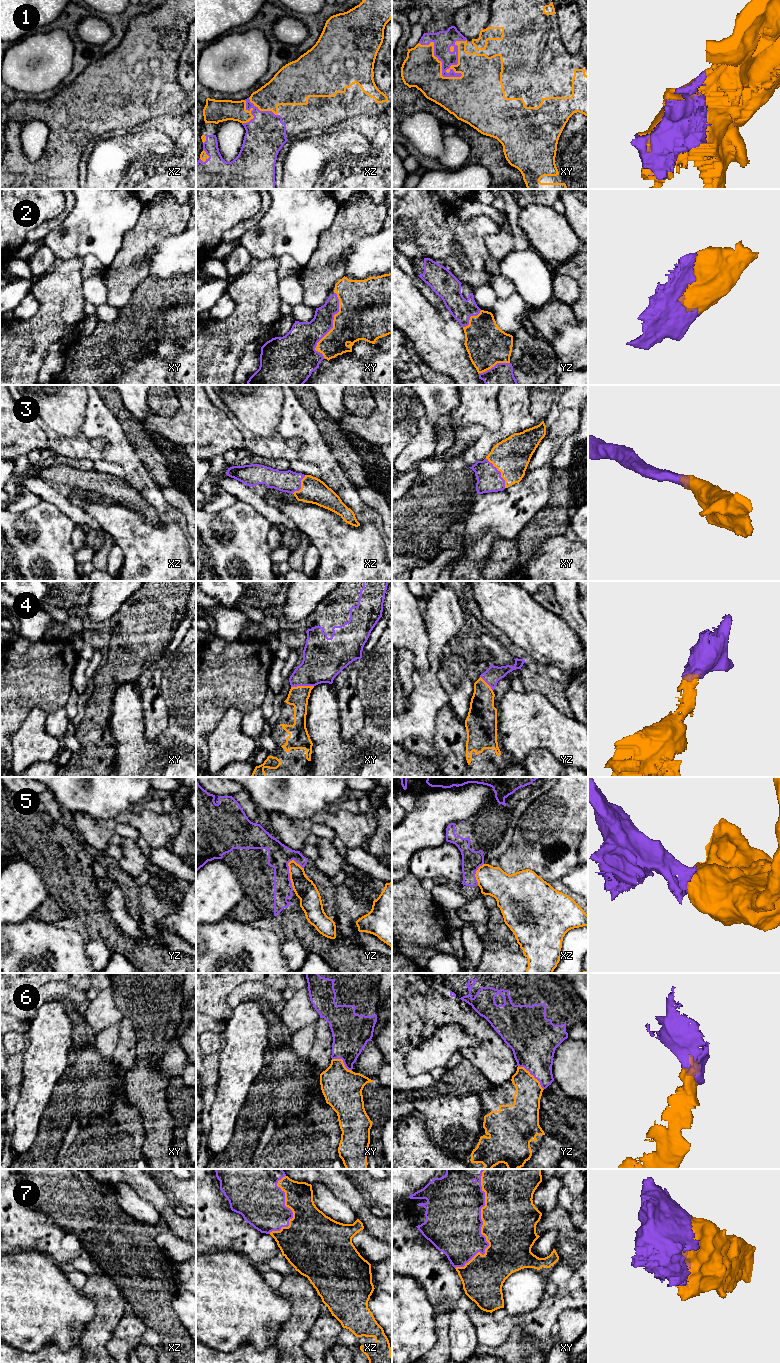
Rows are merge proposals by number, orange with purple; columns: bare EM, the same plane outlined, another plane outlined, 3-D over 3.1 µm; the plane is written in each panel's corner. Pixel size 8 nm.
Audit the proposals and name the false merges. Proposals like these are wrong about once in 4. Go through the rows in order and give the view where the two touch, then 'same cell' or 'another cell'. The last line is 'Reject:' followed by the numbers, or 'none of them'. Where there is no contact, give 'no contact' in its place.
1: xy | same cell
2: xy | same cell
3: xy | same cell
4: xy | same cell
5: yz | another cell
6: yz | same cell
7: xy | same cell
Reject: 5

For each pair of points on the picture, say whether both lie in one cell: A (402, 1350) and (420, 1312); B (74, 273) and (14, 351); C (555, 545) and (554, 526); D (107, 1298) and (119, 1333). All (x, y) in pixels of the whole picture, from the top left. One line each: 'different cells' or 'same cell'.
A: same cell
B: same cell
C: different cells
D: different cells

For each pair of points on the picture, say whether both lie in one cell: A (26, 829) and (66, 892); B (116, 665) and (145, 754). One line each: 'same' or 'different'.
A: same
B: different

